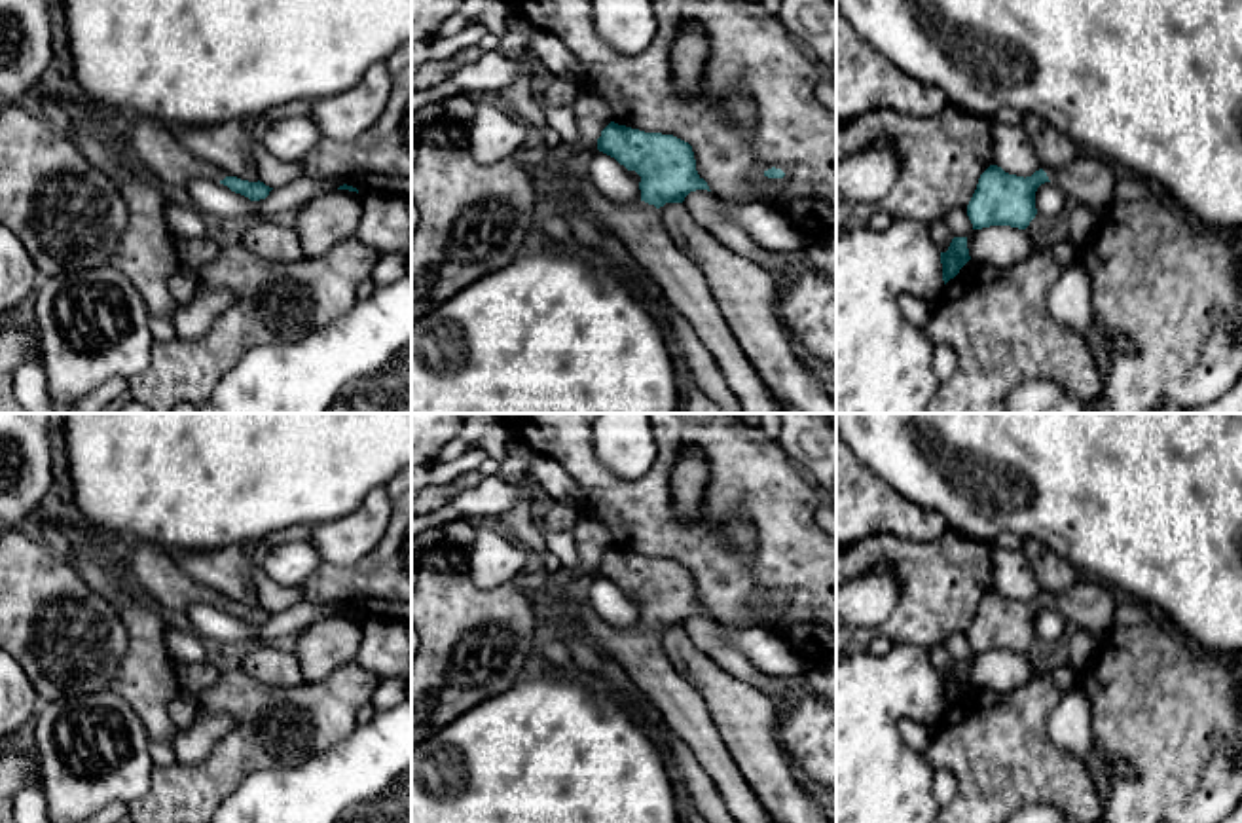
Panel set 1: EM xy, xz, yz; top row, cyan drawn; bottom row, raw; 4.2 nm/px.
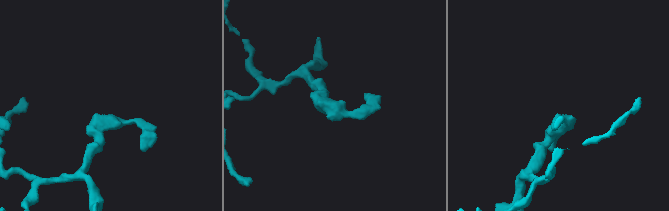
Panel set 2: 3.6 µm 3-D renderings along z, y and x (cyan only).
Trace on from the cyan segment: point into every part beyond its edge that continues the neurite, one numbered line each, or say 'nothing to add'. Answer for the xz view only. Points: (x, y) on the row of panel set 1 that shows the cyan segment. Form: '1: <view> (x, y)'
1: xz (638, 226)

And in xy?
1: xy (160, 154)

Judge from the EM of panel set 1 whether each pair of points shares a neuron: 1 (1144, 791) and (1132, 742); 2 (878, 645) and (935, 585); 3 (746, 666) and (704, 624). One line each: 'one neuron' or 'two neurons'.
1: one neuron
2: two neurons
3: one neuron

